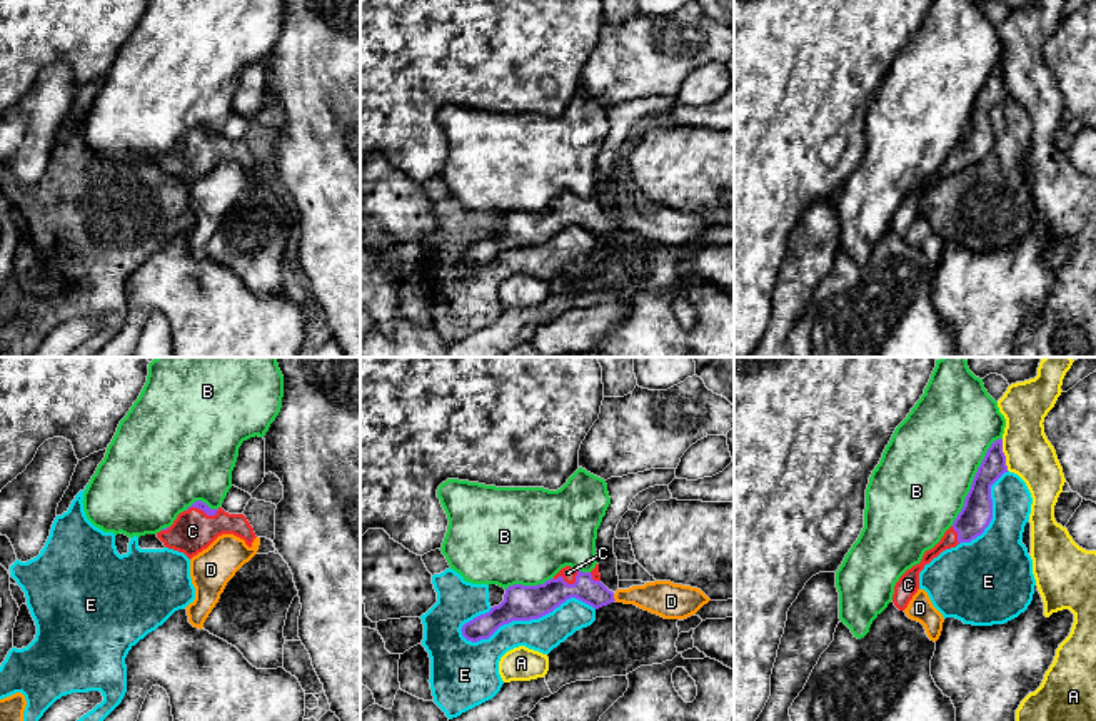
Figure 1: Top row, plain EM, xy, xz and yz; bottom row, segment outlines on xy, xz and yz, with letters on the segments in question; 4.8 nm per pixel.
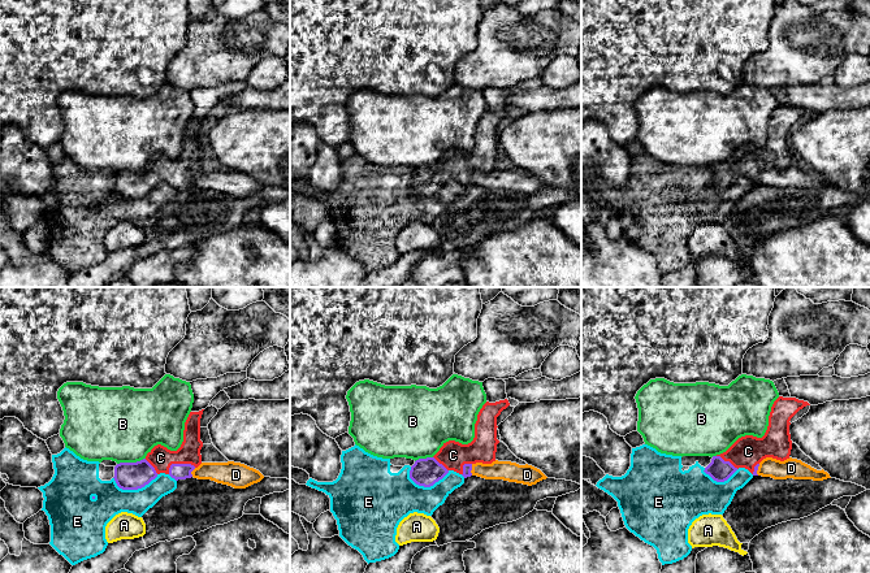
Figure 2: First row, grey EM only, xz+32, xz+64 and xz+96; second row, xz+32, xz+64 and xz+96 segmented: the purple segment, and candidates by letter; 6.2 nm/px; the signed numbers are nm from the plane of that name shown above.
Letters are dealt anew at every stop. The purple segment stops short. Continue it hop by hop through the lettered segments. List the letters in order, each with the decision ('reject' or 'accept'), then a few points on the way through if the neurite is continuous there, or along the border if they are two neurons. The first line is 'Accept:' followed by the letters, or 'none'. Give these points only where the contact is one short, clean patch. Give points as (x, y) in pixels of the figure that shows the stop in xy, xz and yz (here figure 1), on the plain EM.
Accept: C
A: reject; border yz (1001, 65), (1008, 95)
B: reject
C: accept; way xz (521, 229), (542, 226), (566, 209), (568, 199)
D: reject; border xz (613, 221), (616, 226)
E: reject

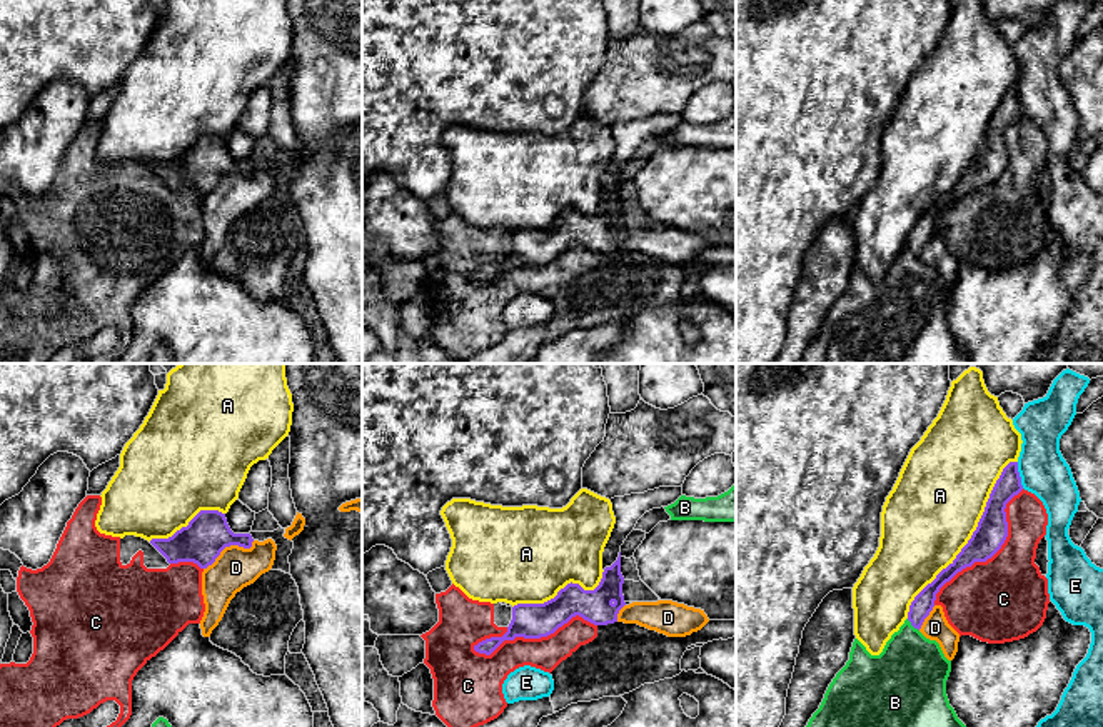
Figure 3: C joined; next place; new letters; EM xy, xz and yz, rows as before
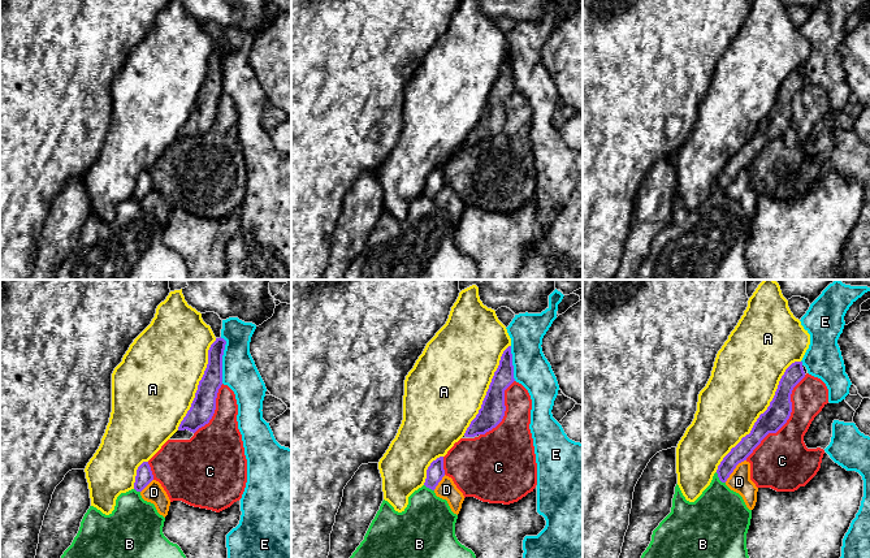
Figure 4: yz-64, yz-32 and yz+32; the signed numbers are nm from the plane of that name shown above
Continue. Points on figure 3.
Accept: none
A: reject
B: reject
C: reject
D: reject
E: reject; border yz (1017, 89), (1023, 114)

